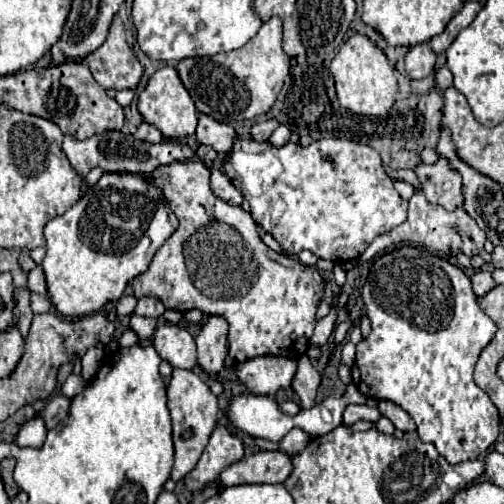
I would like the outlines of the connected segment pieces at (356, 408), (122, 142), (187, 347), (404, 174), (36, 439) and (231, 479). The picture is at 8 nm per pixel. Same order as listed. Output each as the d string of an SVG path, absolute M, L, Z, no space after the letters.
M347 405L345 411L343 411L343 425L353 425L353 423L357 423L361 419L377 423L379 417L381 417L379 409L371 409L367 405Z
M107 131L101 135L93 135L85 141L77 141L71 135L65 135L63 139L63 151L67 159L71 161L73 169L85 180L87 174L93 167L103 165L105 171L131 171L131 173L151 173L159 165L167 165L171 161L185 161L193 157L193 151L187 145L175 143L175 141L161 141L161 143L145 143L135 141L131 135L123 135L121 131Z
M161 325L155 331L153 345L161 359L169 361L173 367L179 369L193 369L197 365L197 351L195 351L195 339L191 333L177 325Z
M401 169L401 171L389 171L389 177L391 179L403 179L403 181L407 181L407 183L411 183L415 189L423 189L423 185L419 183L419 179L417 179L417 175L415 175L415 171L411 171L411 169Z
M33 417L25 423L21 423L17 435L15 435L15 445L19 447L33 447L33 449L41 449L47 437L47 427L45 421L41 417Z
M259 451L251 457L237 461L221 473L221 483L283 483L291 475L291 457L285 451Z

